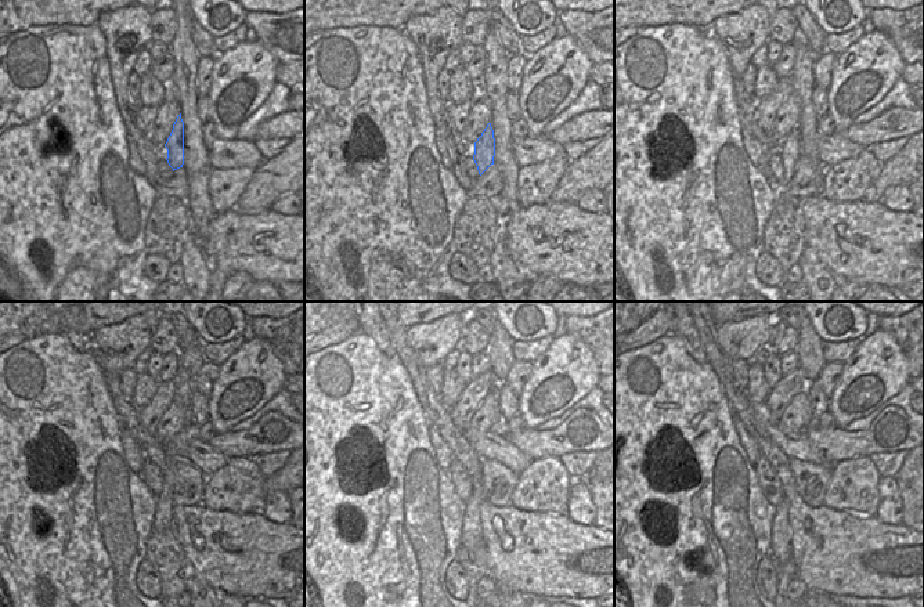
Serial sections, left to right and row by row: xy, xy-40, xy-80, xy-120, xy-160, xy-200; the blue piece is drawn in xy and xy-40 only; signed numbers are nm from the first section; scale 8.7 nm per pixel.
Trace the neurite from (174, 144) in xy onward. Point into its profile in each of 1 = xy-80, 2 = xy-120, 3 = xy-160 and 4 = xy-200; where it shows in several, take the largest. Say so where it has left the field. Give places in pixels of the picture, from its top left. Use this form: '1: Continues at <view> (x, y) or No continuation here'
1: Continues at xy-80 (791, 148)
2: Continues at xy-120 (163, 515)
3: Continues at xy-160 (470, 524)
4: Continues at xy-200 (780, 548).

